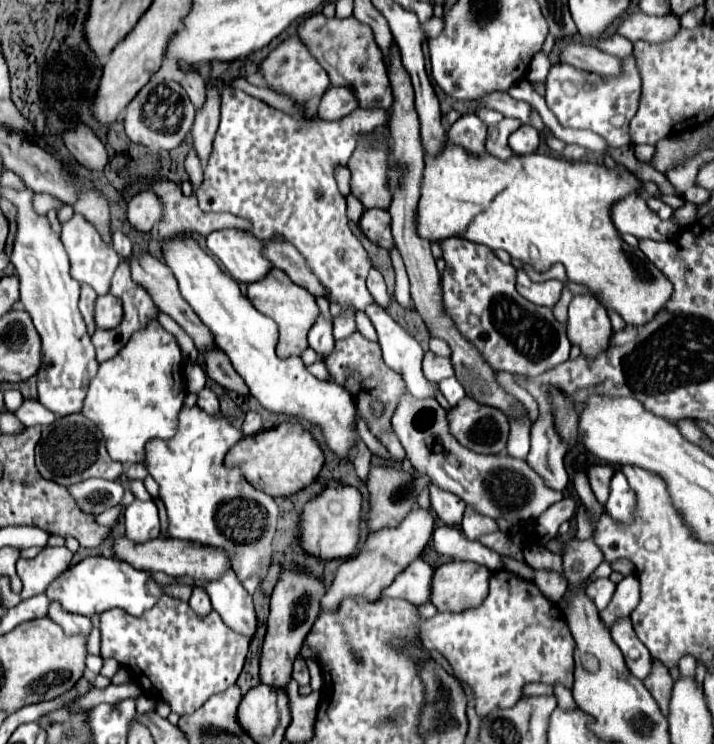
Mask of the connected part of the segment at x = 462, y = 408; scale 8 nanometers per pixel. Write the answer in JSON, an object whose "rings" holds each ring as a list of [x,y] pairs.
{"rings":[[[464,398],[450,410],[448,422],[452,436],[468,450],[480,454],[502,454],[506,450],[510,424],[498,408]]]}

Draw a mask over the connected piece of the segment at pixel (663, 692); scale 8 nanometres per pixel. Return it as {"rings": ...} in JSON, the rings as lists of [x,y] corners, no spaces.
{"rings":[[[654,660],[654,670],[646,678],[644,686],[650,690],[650,694],[654,696],[656,704],[660,706],[660,710],[664,712],[666,718],[670,714],[670,690],[672,690],[672,684],[674,684],[674,680],[672,680],[670,672],[658,660]]]}

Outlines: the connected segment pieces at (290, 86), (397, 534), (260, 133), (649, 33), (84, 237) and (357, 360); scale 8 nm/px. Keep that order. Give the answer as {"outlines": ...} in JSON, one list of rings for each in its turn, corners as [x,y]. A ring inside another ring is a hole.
{"outlines":[[[[288,38],[284,44],[280,44],[276,50],[270,52],[270,56],[262,62],[260,70],[264,72],[264,78],[268,86],[280,88],[284,94],[292,96],[298,102],[306,102],[314,96],[322,96],[328,88],[328,74],[324,68],[316,62],[316,58],[310,54],[306,44],[300,38]]],[[[414,508],[410,510],[410,514],[400,522],[400,526],[394,528],[382,528],[378,532],[372,532],[364,544],[364,548],[348,558],[336,572],[334,582],[330,584],[326,596],[322,598],[322,610],[334,610],[342,598],[368,598],[368,600],[378,600],[382,590],[386,586],[390,586],[394,582],[394,578],[406,570],[406,566],[410,562],[414,562],[416,558],[420,558],[420,554],[424,552],[428,540],[432,538],[434,532],[434,512],[432,508]]],[[[232,86],[222,88],[222,120],[216,132],[214,150],[210,162],[204,168],[204,182],[196,192],[200,208],[204,212],[230,212],[234,216],[250,220],[250,232],[260,240],[284,238],[304,256],[308,268],[326,290],[326,298],[330,304],[350,306],[354,310],[362,310],[372,304],[372,296],[366,290],[366,274],[370,270],[368,254],[356,236],[348,228],[346,216],[346,198],[340,194],[336,184],[336,168],[348,166],[348,160],[358,146],[362,136],[372,134],[376,128],[390,126],[392,108],[358,108],[342,120],[324,122],[324,120],[294,120],[292,116],[264,104],[258,98],[248,96],[242,90]],[[344,248],[346,260],[340,262],[336,252]]],[[[634,12],[634,14],[626,14],[624,18],[620,18],[616,32],[628,38],[630,42],[636,42],[636,40],[662,42],[662,40],[672,38],[678,28],[680,28],[680,20],[674,18],[674,14],[650,16],[650,14]]],[[[74,214],[68,222],[62,224],[62,244],[70,258],[72,278],[78,280],[80,284],[92,286],[96,290],[96,294],[100,294],[100,296],[108,294],[110,278],[112,278],[114,270],[118,268],[118,254],[108,244],[102,244],[102,238],[100,238],[100,232],[96,230],[96,226],[92,226],[92,222],[82,218],[80,214]]],[[[354,332],[350,334],[348,338],[344,340],[336,340],[336,346],[332,350],[332,354],[328,354],[324,358],[330,374],[332,374],[332,380],[340,386],[344,386],[354,402],[356,402],[356,408],[358,412],[362,414],[362,418],[368,422],[370,430],[374,432],[374,436],[378,436],[380,432],[384,430],[390,430],[390,418],[392,418],[392,412],[398,404],[398,398],[404,394],[404,382],[398,374],[394,374],[394,370],[390,370],[384,362],[382,362],[382,354],[380,354],[380,346],[374,344],[374,342],[368,342],[360,332]],[[372,400],[380,400],[384,410],[380,416],[374,414],[370,402]]]]}

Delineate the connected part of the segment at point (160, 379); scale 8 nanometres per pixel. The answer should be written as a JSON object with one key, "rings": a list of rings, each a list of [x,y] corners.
{"rings":[[[152,320],[114,358],[100,364],[90,382],[82,414],[102,430],[110,456],[124,466],[132,466],[146,458],[146,444],[152,438],[170,440],[176,434],[184,396],[182,354],[176,338],[158,320]]]}

